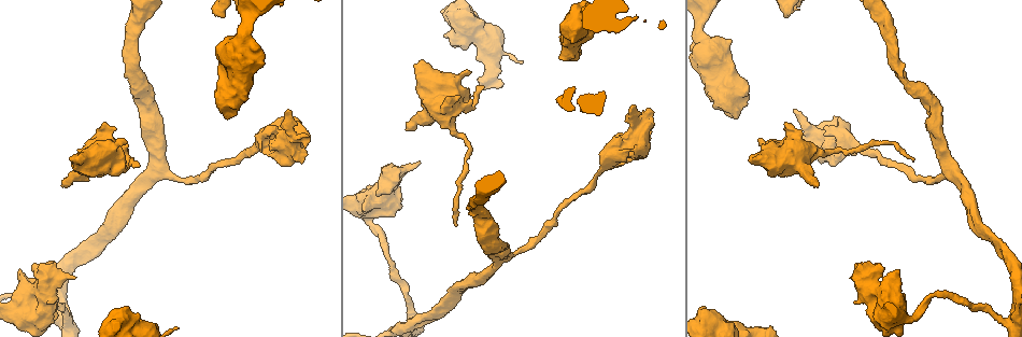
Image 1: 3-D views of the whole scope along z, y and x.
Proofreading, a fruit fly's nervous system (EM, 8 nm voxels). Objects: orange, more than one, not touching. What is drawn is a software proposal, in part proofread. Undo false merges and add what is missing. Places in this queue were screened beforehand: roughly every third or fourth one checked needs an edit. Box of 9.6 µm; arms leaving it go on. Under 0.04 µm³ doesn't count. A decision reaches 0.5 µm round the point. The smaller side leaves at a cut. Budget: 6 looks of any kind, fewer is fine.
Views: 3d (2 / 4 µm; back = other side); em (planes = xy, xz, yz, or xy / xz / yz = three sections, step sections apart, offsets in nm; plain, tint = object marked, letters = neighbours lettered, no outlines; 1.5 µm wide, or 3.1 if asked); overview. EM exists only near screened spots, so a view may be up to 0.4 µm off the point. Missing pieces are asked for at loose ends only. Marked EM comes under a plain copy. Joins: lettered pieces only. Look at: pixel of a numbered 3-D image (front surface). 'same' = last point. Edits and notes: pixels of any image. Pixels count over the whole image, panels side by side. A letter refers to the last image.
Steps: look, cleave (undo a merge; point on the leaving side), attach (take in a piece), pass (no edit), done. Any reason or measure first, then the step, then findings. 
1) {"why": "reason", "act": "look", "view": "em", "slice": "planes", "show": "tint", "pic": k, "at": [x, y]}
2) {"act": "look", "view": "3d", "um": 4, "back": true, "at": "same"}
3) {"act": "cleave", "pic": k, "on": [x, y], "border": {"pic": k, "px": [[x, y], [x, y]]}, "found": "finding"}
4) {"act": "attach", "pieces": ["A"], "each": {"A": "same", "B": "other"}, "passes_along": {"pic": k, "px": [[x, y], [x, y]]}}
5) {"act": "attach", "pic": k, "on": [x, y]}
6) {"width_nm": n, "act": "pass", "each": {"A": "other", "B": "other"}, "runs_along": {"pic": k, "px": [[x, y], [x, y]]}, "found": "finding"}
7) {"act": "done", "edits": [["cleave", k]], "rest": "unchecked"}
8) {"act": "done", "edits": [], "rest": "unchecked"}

{"why": "thick turns thin", "act": "look", "view": "em", "slice": "planes", "show": "letters", "pic": 1, "at": [902, 318]}

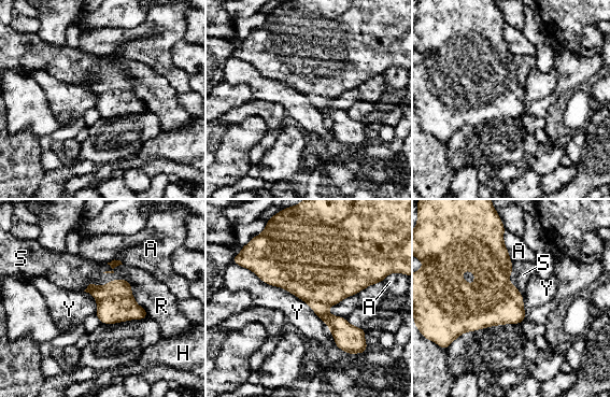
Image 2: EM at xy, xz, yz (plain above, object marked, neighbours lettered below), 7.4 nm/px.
{"longest_contact_nm": ["Y", 800], "act": "pass", "each": {"A": "other", "H": "other", "R": "other", "S": "other", "Y": "other"}, "border": {"pic": 2, "px": [[237, 264], [294, 294], [324, 322]]}, "found": "continuous, no second neuron"}

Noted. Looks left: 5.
{"why": "free end", "act": "look", "view": "3d", "um": 2, "pic": 1, "at": [419, 60]}

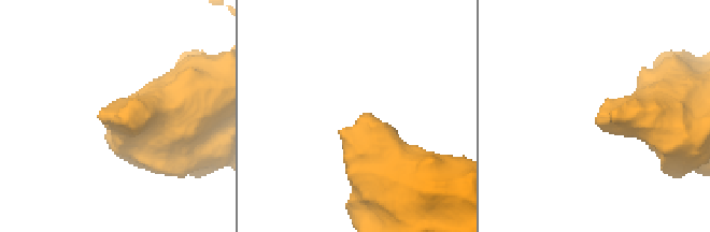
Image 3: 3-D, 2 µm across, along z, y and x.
{"act": "look", "view": "em", "slice": "planes", "show": "letters", "pic": 3, "at": [124, 122]}

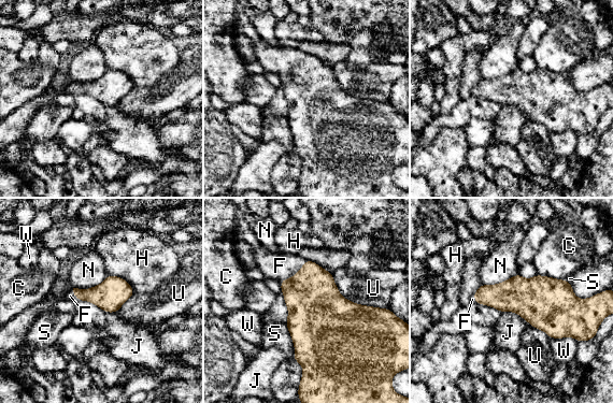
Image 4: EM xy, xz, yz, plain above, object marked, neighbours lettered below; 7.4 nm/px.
{"act": "attach", "pieces": ["F"], "each": {"C": "other", "F": "same", "H": "other", "J": "other", "N": "other", "S": "other", "U": "other", "W": "other"}, "passes_along": {"pic": 4, "px": [[313, 300], [299, 270], [280, 265]]}, "found": "the neuron continues"}

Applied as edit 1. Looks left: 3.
{"why": "stops while still wide", "act": "look", "view": "3d", "um": 2, "pic": 1, "at": [407, 130]}

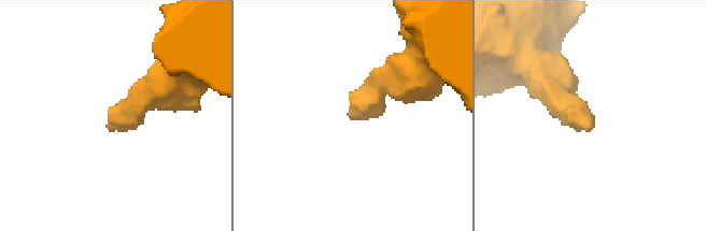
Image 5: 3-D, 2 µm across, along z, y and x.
{"why": "need the tissue", "act": "look", "view": "em", "slice": "xy", "step": 4, "show": "letters", "pic": 5, "at": [109, 129]}

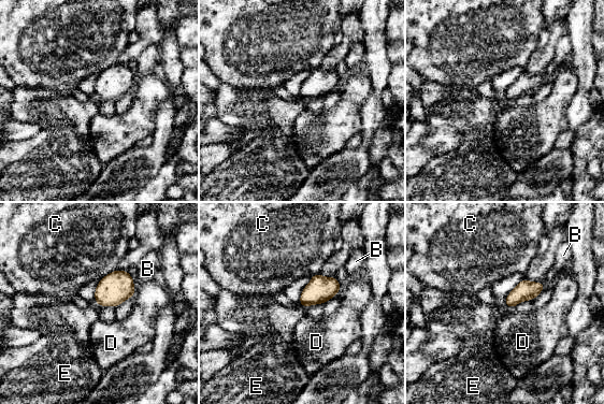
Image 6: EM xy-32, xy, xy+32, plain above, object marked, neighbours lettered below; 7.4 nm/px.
{"act": "pass", "each": {"B": "other", "C": "other", "D": "other", "E": "other"}, "border": {"pic": 6, "px": [[299, 303], [305, 308]]}, "found": "no lettered piece goes on from it"}

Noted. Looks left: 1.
{"act": "done", "edits": [["attach", 4]], "rest": "unchecked"}

